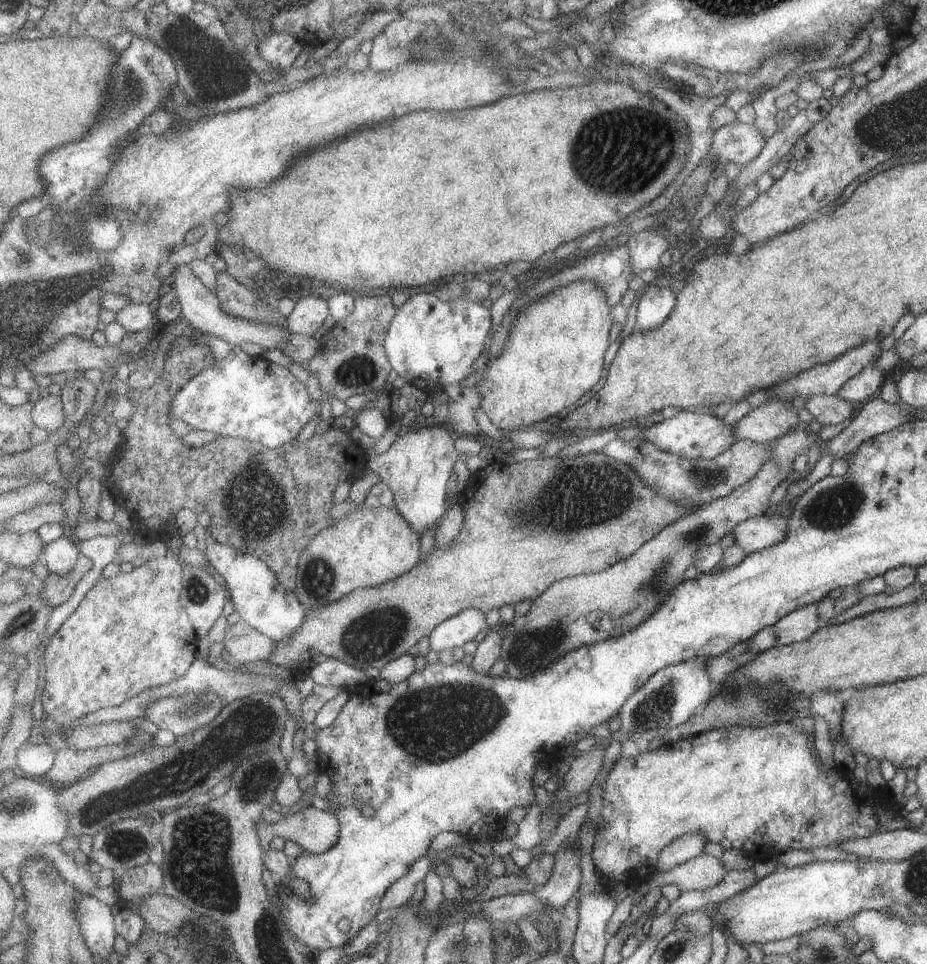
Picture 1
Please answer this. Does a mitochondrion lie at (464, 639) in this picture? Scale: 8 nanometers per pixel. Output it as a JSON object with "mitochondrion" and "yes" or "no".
{"mitochondrion":"no"}

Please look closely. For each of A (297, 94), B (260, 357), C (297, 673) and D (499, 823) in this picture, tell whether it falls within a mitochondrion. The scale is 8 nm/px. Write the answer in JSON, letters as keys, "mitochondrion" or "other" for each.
{"A":"other","B":"other","C":"other","D":"other"}

